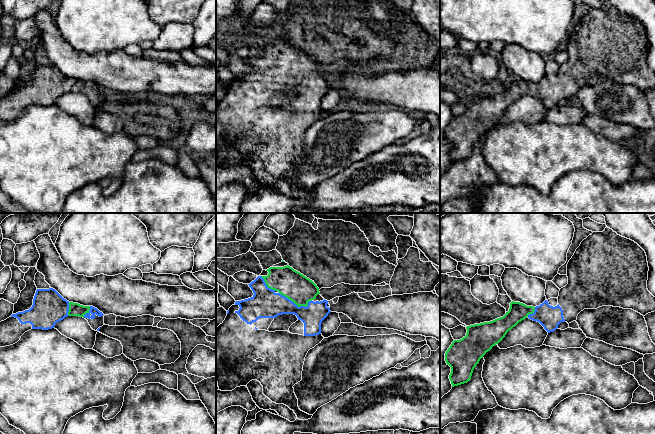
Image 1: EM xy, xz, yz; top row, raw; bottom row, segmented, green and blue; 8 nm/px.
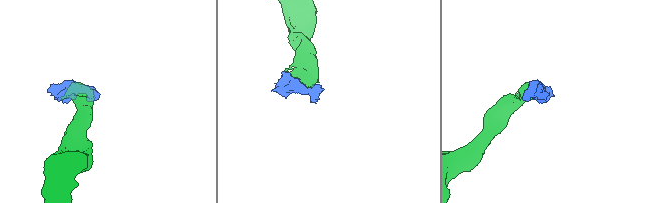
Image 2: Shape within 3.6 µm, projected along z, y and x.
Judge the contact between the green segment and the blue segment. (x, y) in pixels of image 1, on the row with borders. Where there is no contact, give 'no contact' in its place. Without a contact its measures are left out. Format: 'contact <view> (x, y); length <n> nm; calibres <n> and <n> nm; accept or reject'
contact xz (296, 304); length 280 nm; calibres 220 and 240 nm; accept

